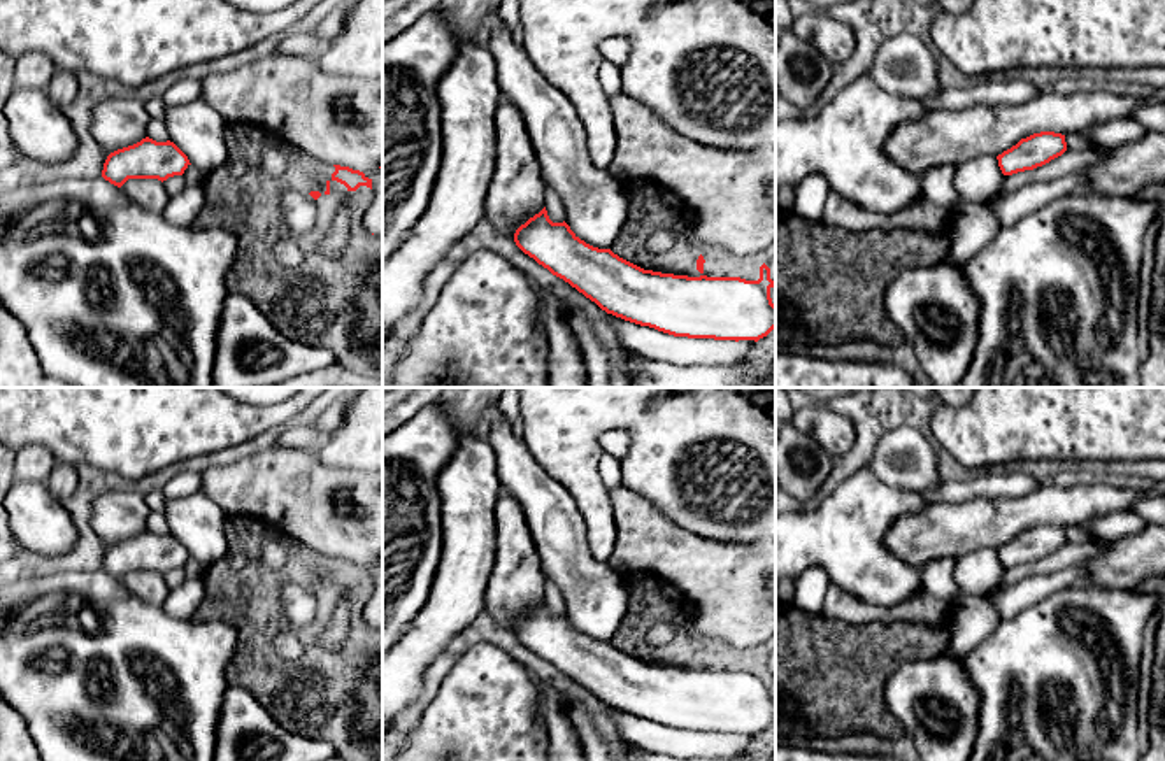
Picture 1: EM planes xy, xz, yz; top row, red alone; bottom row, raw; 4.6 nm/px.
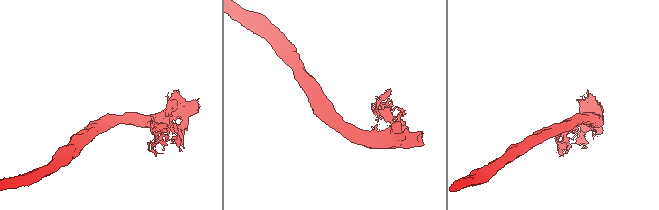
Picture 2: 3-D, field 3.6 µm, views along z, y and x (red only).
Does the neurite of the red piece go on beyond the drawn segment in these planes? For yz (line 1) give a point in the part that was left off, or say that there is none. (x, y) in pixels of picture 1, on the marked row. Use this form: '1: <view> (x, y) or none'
1: none

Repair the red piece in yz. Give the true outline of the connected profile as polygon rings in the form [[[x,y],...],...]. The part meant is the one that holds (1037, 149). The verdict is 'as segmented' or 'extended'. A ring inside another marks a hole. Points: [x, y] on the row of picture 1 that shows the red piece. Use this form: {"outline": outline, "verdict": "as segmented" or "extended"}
{"outline": [[[1054,132],[1033,133],[997,156],[1004,175],[1033,170],[1067,151],[1065,135]]], "verdict": "as segmented"}

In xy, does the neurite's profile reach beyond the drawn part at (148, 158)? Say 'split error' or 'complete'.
complete

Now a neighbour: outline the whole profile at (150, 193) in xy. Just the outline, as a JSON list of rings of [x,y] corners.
[[[128,179],[121,186],[123,195],[151,212],[163,212],[168,195],[158,179]]]

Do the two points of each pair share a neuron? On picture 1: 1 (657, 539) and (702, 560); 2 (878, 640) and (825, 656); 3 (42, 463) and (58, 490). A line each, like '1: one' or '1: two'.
1: one
2: one
3: one

